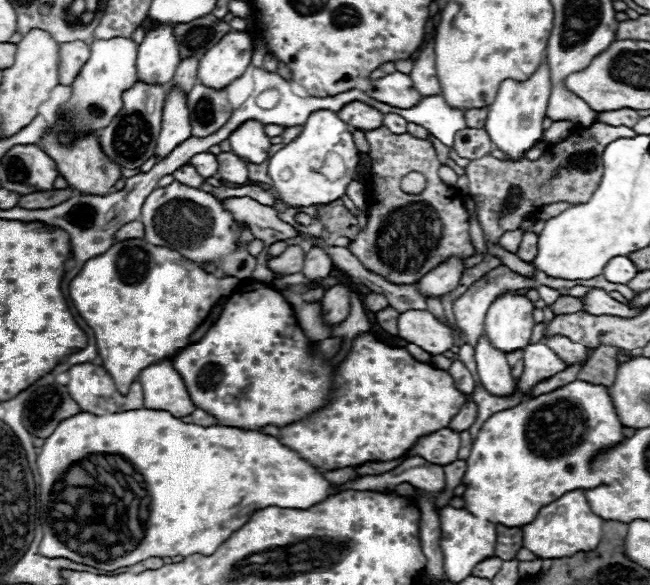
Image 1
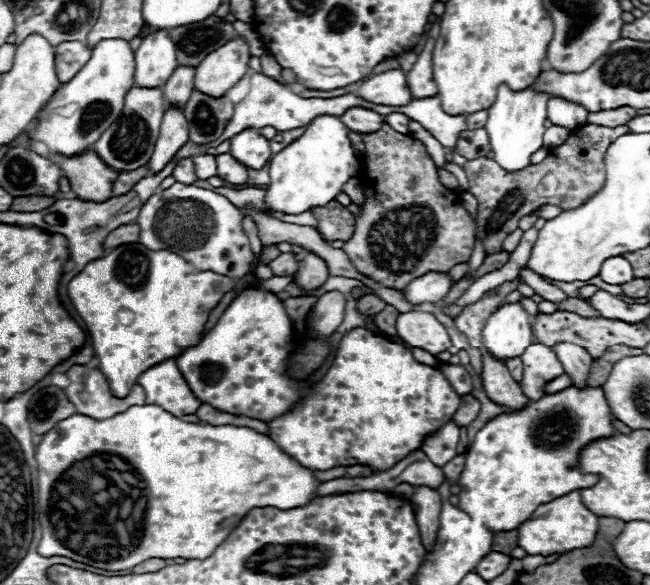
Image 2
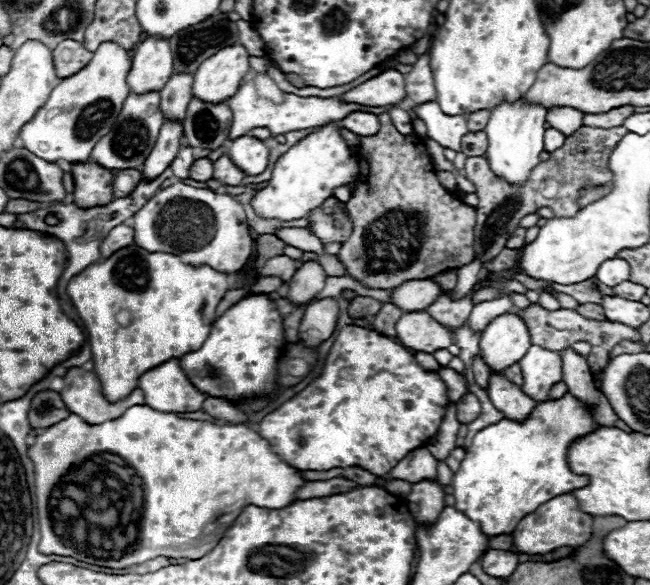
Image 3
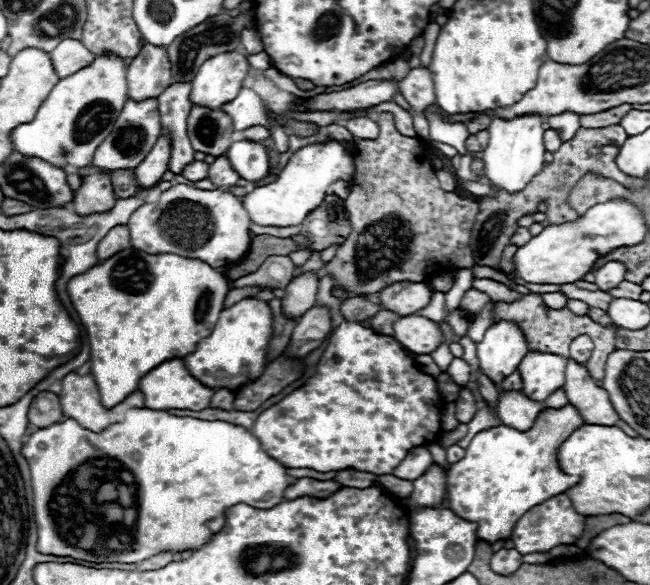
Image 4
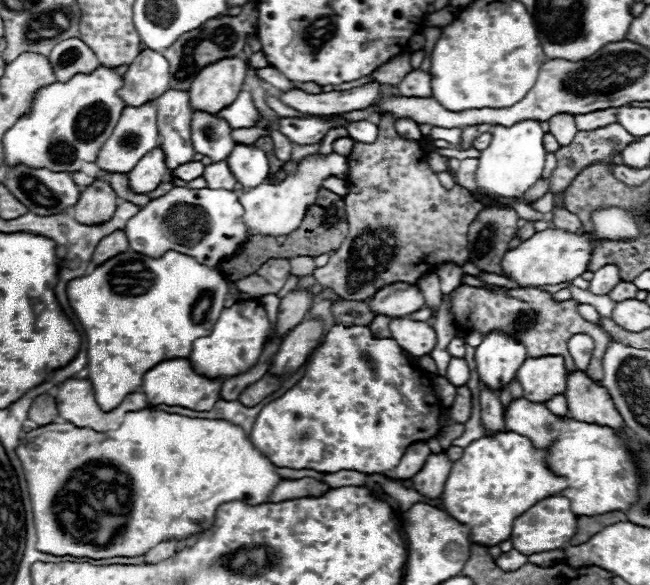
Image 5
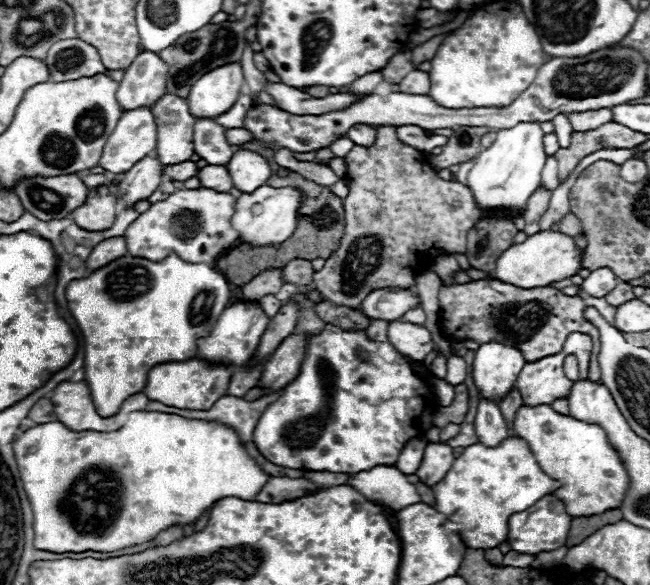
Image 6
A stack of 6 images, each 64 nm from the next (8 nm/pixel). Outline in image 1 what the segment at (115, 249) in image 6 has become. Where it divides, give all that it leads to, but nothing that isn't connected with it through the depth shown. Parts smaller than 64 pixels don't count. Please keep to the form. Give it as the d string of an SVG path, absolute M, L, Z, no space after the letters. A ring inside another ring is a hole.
M140 220L128 222L124 224L118 232L116 232L116 240L130 240L130 238L142 238L144 236L144 224Z

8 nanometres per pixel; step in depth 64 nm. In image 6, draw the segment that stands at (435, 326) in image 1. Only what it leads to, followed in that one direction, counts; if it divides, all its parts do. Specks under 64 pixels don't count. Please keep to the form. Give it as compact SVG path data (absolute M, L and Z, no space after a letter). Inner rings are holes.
M402 320L390 322L388 340L400 354L410 356L412 360L424 360L424 356L436 348L430 330L420 324L410 324Z

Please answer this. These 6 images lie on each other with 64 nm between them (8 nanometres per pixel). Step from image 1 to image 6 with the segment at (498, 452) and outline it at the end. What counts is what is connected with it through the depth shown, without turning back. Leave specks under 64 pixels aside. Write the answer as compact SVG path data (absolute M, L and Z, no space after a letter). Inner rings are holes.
M508 436L494 448L484 446L484 444L472 444L472 446L464 448L462 456L454 460L454 464L448 470L448 474L444 476L444 480L434 488L434 496L436 496L436 510L442 512L450 522L454 522L458 526L458 532L460 532L462 540L466 542L466 546L486 550L486 548L494 548L494 546L506 542L508 520L512 514L530 508L540 498L544 498L546 494L552 494L560 486L562 486L562 482L558 482L542 472L542 468L538 466L538 462L524 438Z

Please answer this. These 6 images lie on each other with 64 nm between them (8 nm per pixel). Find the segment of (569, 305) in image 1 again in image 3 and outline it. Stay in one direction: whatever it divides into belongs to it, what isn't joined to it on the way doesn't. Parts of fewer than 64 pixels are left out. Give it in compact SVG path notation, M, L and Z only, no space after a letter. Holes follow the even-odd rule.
M578 304L576 308L578 314L582 314L584 318L592 318L592 320L604 320L604 310L598 304Z

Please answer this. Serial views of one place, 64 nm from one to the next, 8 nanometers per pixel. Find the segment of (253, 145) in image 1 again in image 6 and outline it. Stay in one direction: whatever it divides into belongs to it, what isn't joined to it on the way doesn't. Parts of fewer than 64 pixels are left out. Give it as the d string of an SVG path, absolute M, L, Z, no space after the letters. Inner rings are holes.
M236 150L228 162L232 182L242 192L254 192L270 178L270 166L264 156L252 150Z

